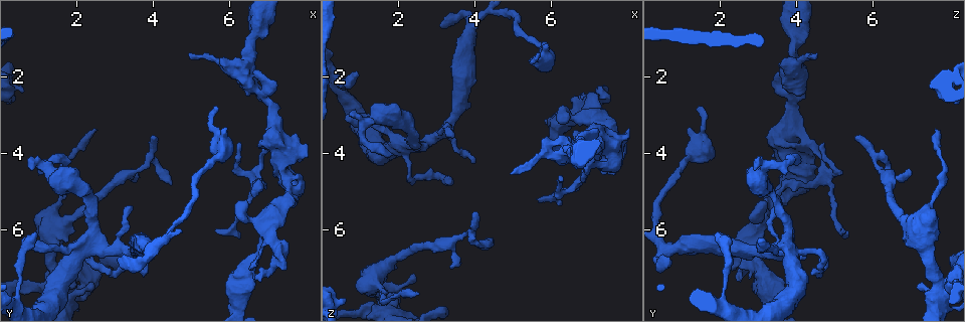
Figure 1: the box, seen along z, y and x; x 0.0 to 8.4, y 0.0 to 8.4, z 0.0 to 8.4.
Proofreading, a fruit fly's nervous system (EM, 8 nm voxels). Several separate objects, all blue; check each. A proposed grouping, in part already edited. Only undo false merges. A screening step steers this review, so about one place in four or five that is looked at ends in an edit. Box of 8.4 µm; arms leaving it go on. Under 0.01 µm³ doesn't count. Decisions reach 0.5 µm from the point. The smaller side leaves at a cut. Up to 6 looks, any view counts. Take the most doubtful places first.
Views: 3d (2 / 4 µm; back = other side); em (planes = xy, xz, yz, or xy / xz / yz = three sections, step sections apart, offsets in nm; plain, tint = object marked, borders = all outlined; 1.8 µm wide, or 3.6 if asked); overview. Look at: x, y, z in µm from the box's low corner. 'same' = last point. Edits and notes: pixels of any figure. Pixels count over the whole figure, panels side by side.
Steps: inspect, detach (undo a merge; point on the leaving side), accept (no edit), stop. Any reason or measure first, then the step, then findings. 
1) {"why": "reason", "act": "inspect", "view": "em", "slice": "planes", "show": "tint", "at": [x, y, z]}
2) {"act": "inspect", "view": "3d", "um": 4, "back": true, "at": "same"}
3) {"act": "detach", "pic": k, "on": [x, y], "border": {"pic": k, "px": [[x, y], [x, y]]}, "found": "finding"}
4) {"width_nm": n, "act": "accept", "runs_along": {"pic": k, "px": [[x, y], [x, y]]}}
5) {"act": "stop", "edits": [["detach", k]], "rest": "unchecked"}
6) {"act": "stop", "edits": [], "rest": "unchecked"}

{"why": "four or more arms meet", "act": "inspect", "view": "3d", "um": 2, "at": [1.50, 7.30, 7.75]}

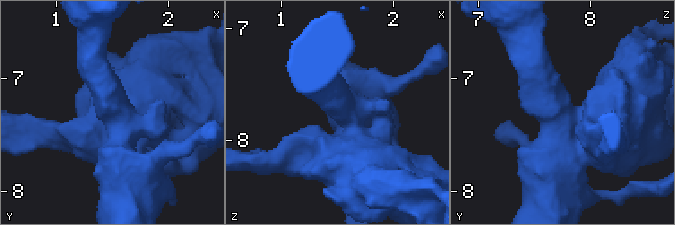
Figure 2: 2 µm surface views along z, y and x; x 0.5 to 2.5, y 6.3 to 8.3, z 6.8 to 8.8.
{"why": "shape alone is not enough", "act": "inspect", "view": "em", "slice": "yz", "step": 8, "show": "tint", "at": [1.54, 7.30, 7.74]}

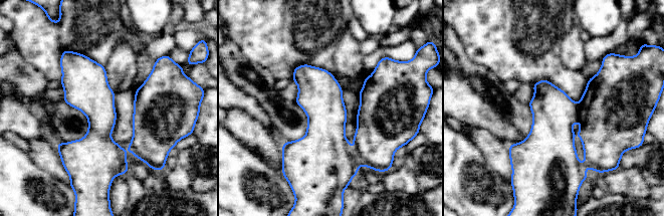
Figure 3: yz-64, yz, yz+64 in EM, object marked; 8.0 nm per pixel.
{"act": "detach", "pic": 3, "on": [608, 112], "found": "two neurons meet here"}

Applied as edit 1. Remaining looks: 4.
{"why": "redraw", "act": "inspect", "view": "overview"}

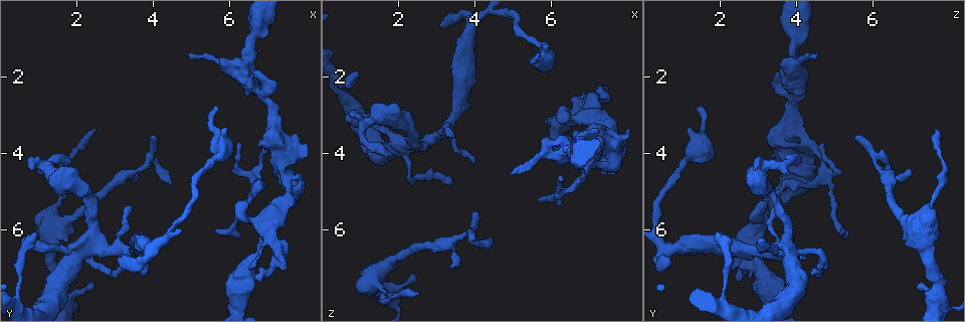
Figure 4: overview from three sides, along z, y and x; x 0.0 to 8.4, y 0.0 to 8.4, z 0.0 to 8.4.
{"why": "sharp bend", "act": "inspect", "view": "3d", "um": 4, "at": [6.90, 7.10, 2.55]}

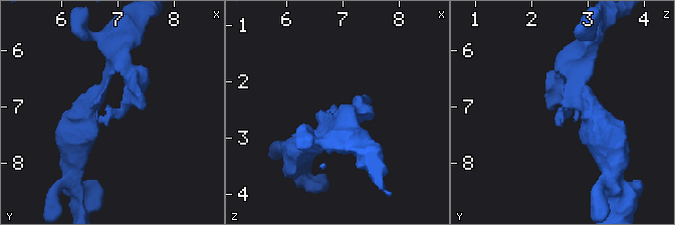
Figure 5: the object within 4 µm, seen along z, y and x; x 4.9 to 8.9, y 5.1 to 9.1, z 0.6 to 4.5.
{"act": "inspect", "view": "em", "slice": "planes", "show": "tint", "at": [6.90, 7.15, 2.55]}

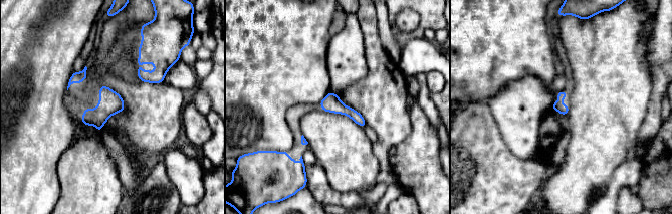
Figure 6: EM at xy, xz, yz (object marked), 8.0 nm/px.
{"width_nm": 80, "act": "accept", "found": "continuous, no second neuron"}

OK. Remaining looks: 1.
{"act": "stop", "edits": [["detach", 3]], "rest": "unchecked"}

